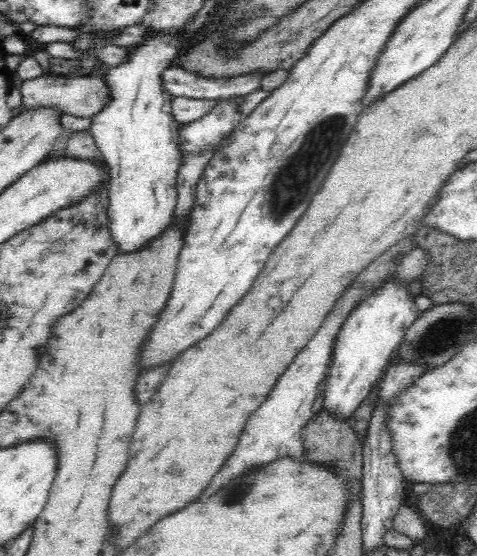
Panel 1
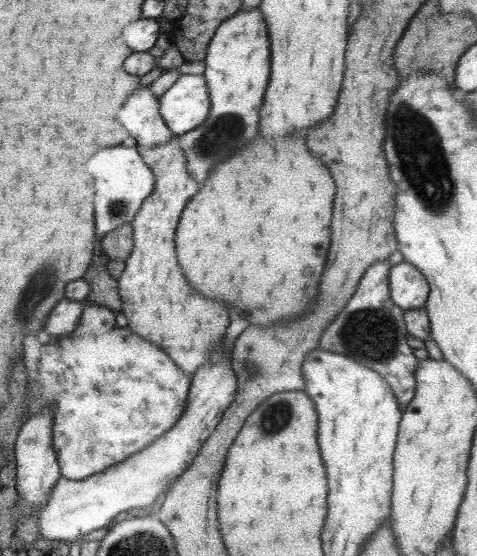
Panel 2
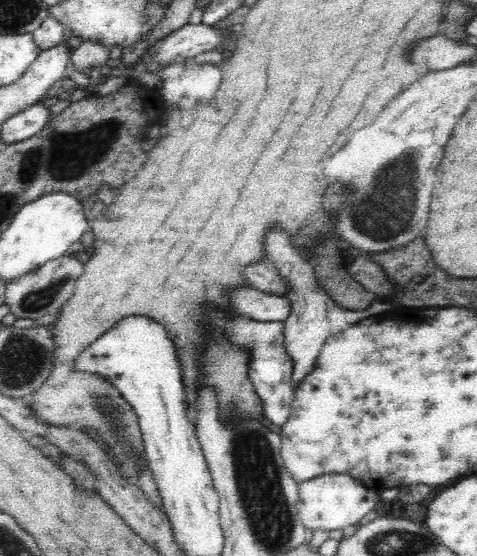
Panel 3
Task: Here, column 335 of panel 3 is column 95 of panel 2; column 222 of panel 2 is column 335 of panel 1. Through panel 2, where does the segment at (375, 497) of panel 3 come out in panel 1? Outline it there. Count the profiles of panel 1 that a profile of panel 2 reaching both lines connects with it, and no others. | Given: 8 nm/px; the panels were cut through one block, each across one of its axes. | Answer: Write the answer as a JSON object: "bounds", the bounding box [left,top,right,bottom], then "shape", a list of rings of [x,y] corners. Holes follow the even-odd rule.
{"bounds":[323,272,420,418],"shape":[[[396,272],[388,274],[382,280],[382,284],[372,288],[371,294],[368,294],[356,307],[352,308],[352,312],[342,322],[342,328],[340,328],[333,344],[334,360],[324,391],[323,408],[334,416],[339,416],[339,418],[352,416],[360,404],[368,398],[371,390],[379,384],[386,372],[390,360],[394,357],[395,349],[404,336],[404,332],[418,318],[420,311],[416,307],[416,296],[412,295],[408,288],[408,283],[405,283],[404,278],[398,277]]]}

